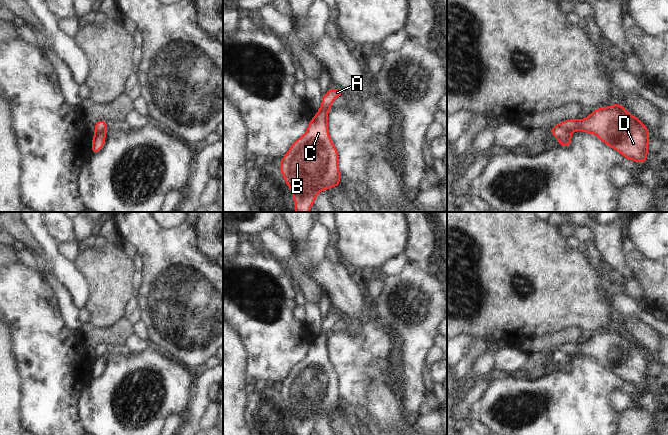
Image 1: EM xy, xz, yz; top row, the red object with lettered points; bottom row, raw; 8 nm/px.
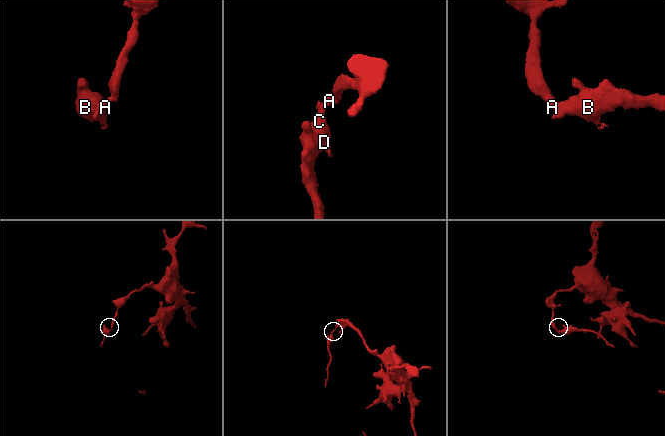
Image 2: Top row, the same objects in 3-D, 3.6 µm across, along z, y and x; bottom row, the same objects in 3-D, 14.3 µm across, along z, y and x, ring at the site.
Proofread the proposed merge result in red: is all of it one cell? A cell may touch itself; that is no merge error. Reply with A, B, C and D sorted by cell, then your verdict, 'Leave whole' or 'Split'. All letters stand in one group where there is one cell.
Groups: A / B C D. Split.

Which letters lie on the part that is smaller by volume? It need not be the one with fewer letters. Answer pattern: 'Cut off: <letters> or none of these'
Cut off: B, C, D

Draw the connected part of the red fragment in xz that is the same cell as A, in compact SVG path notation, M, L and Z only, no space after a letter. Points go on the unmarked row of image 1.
M341 312L328 314L327 317L322 320L322 330L324 330L328 335L331 333L331 328L334 323L338 320L341 320L343 314Z

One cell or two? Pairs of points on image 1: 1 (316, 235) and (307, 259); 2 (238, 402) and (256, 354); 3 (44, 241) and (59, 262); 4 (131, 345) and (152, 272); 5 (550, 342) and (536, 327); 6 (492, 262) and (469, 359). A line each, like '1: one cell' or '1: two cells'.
1: one cell
2: two cells
3: one cell
4: two cells
5: two cells
6: two cells

